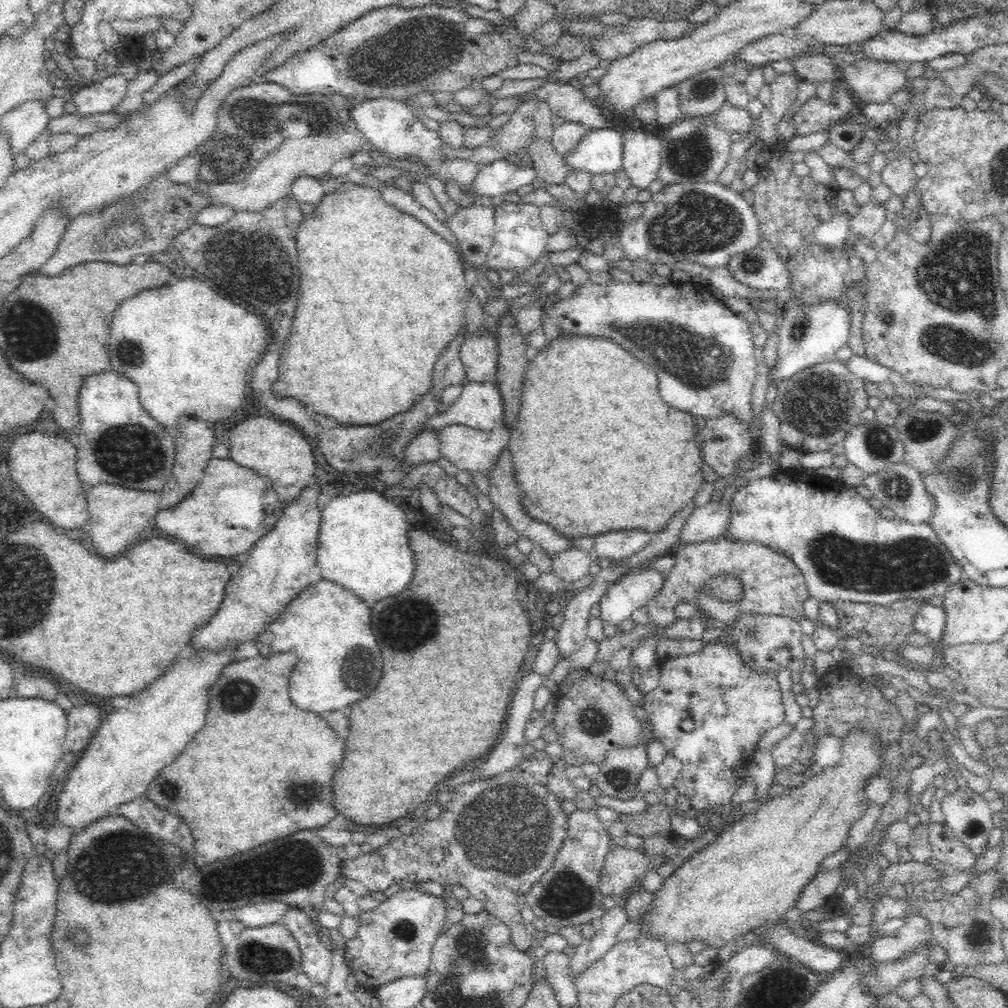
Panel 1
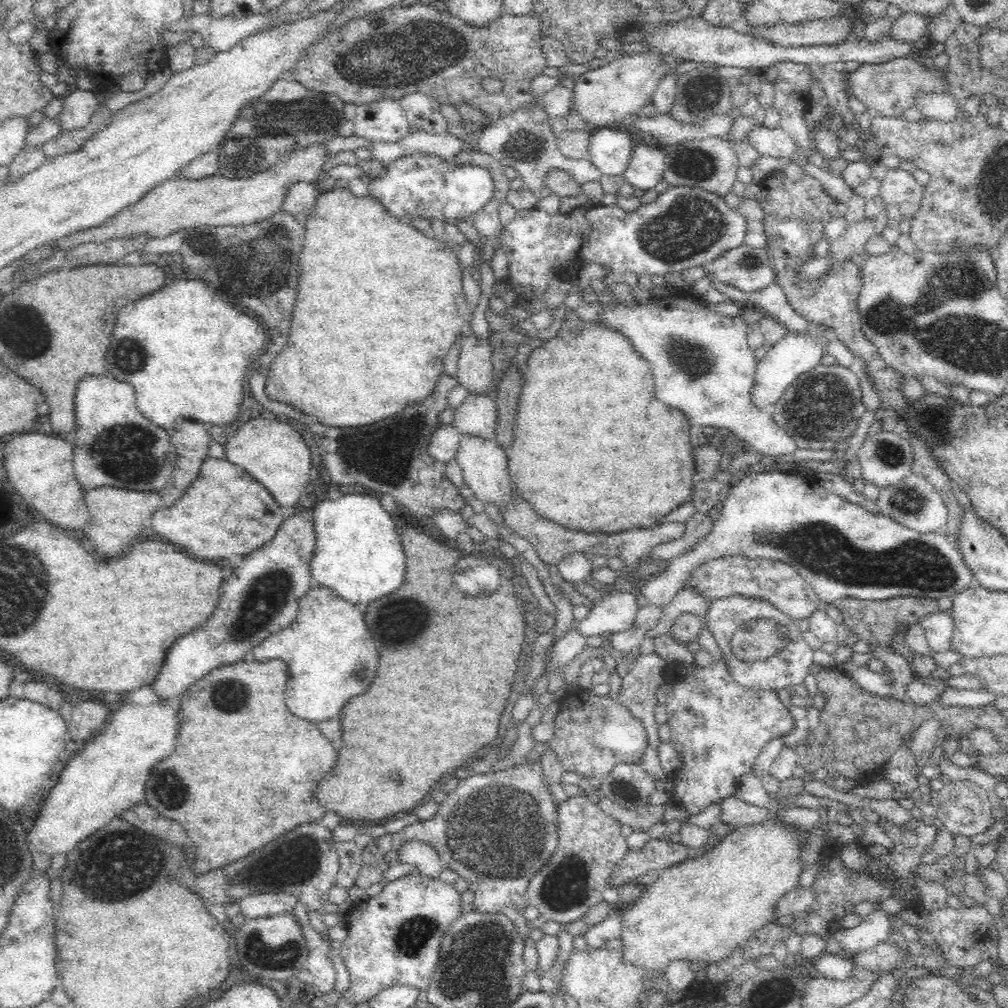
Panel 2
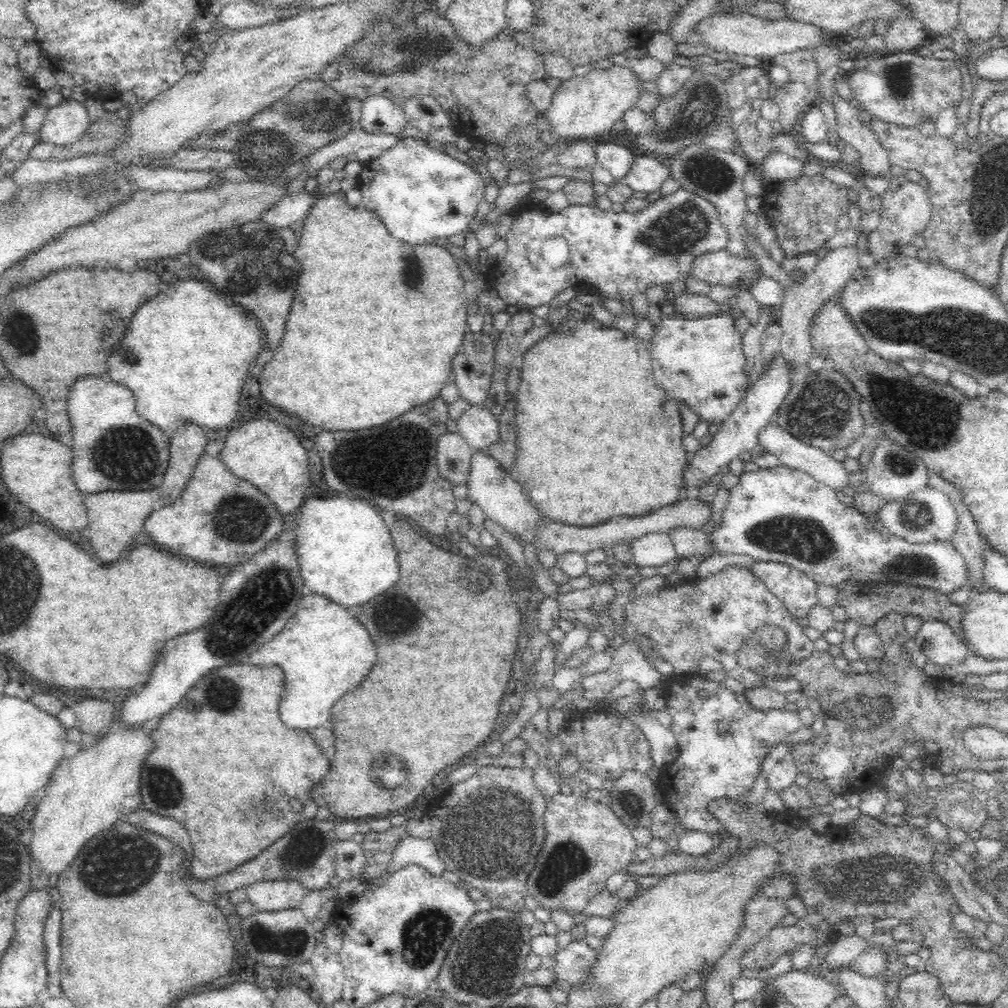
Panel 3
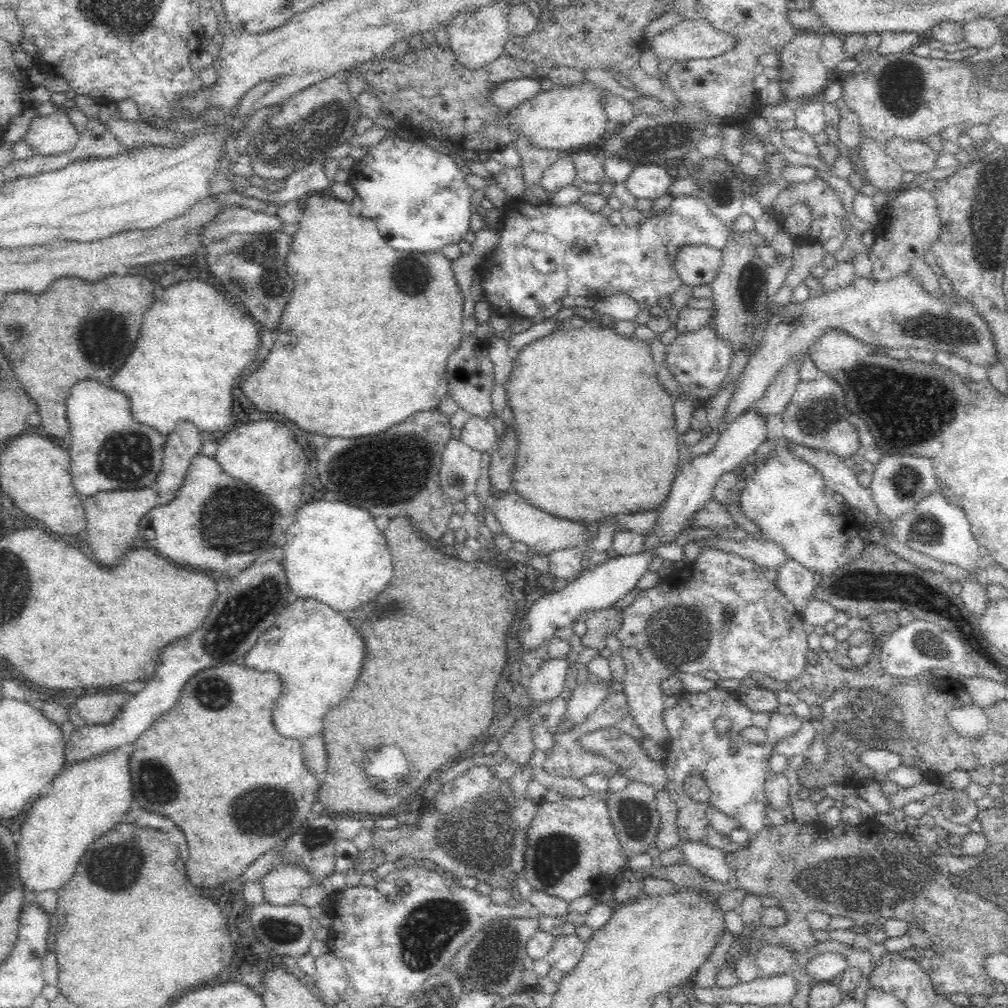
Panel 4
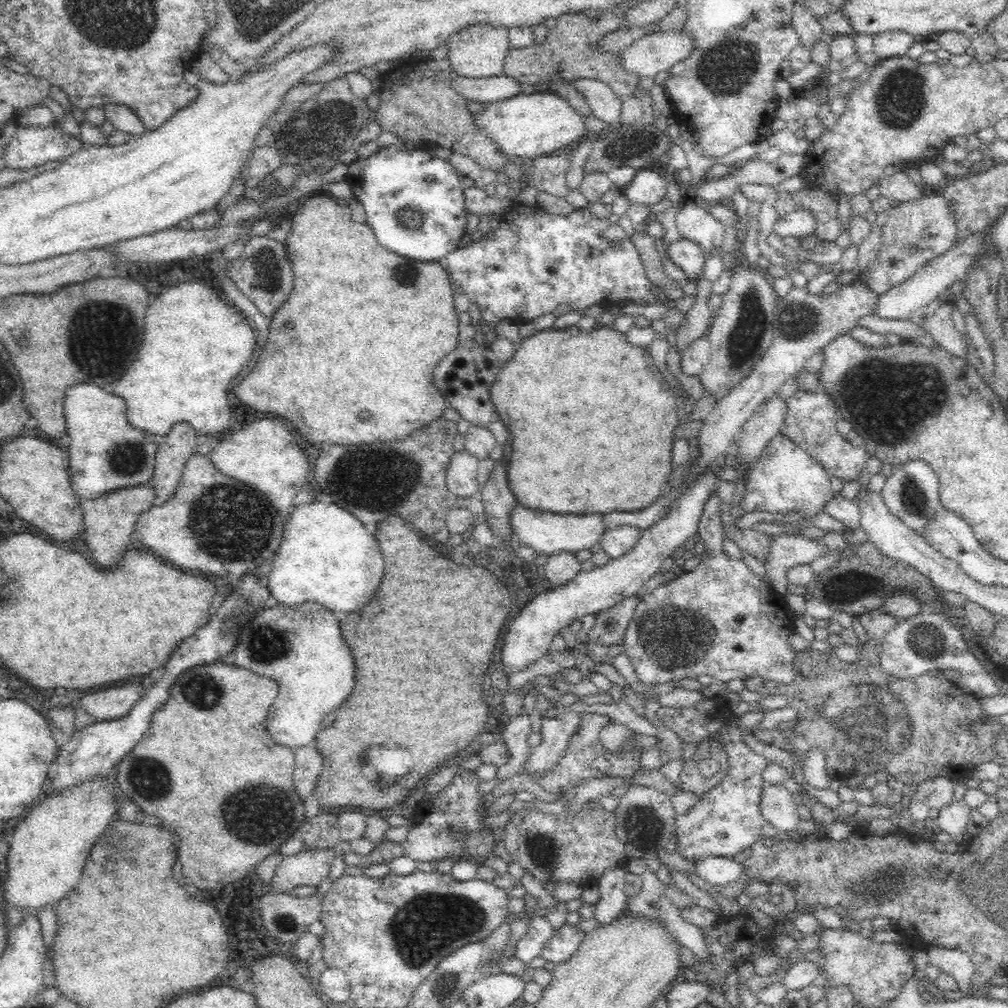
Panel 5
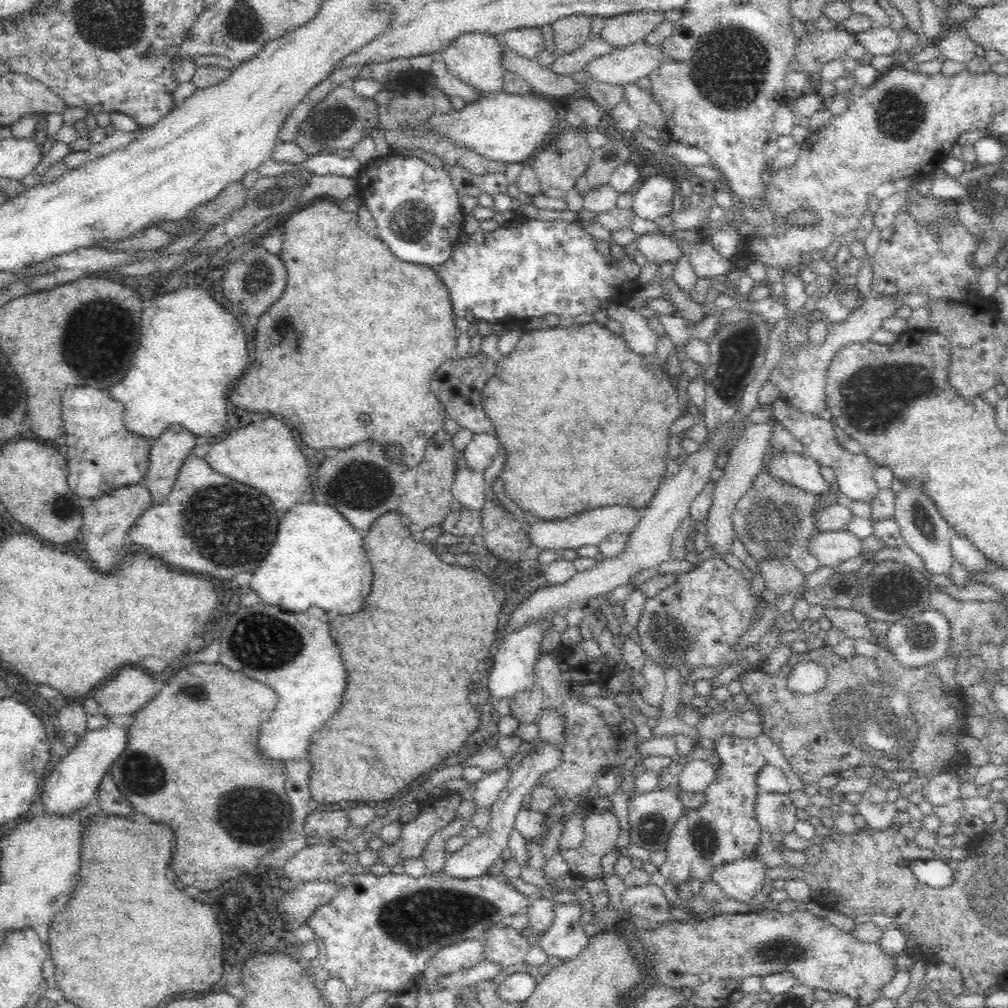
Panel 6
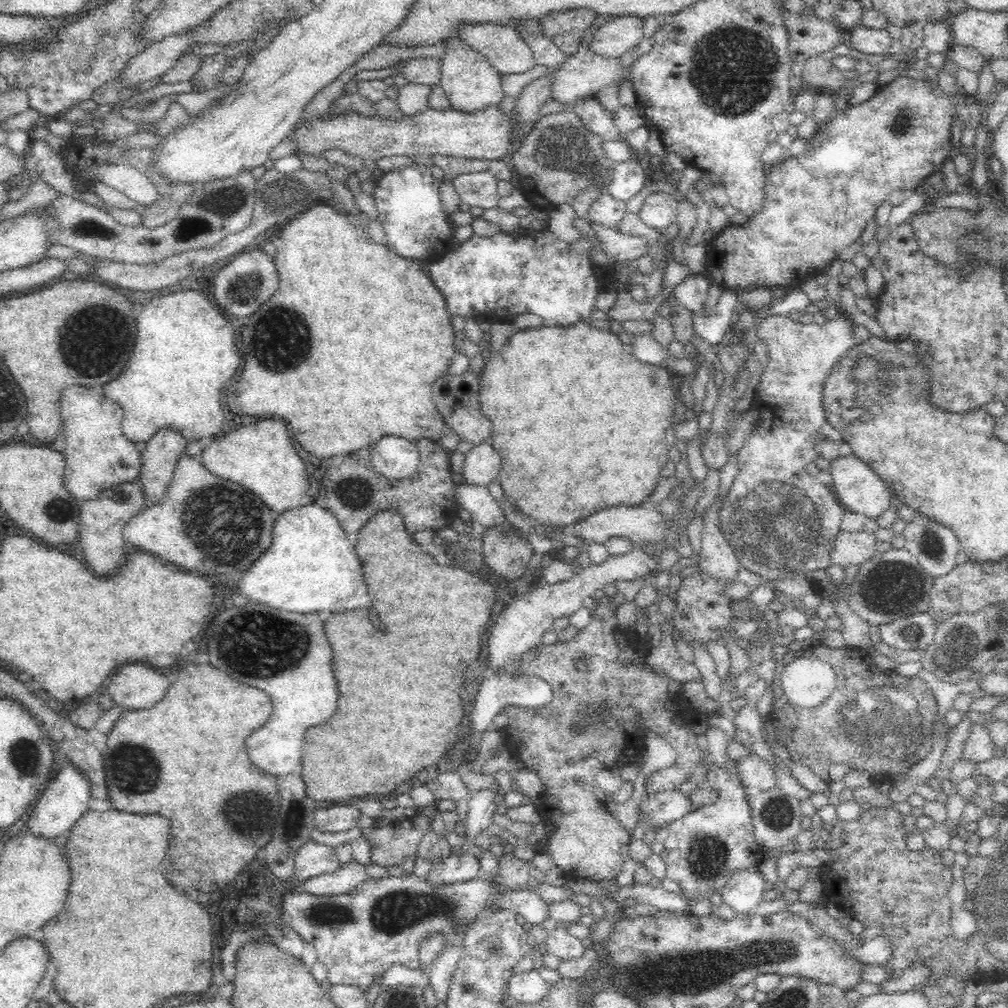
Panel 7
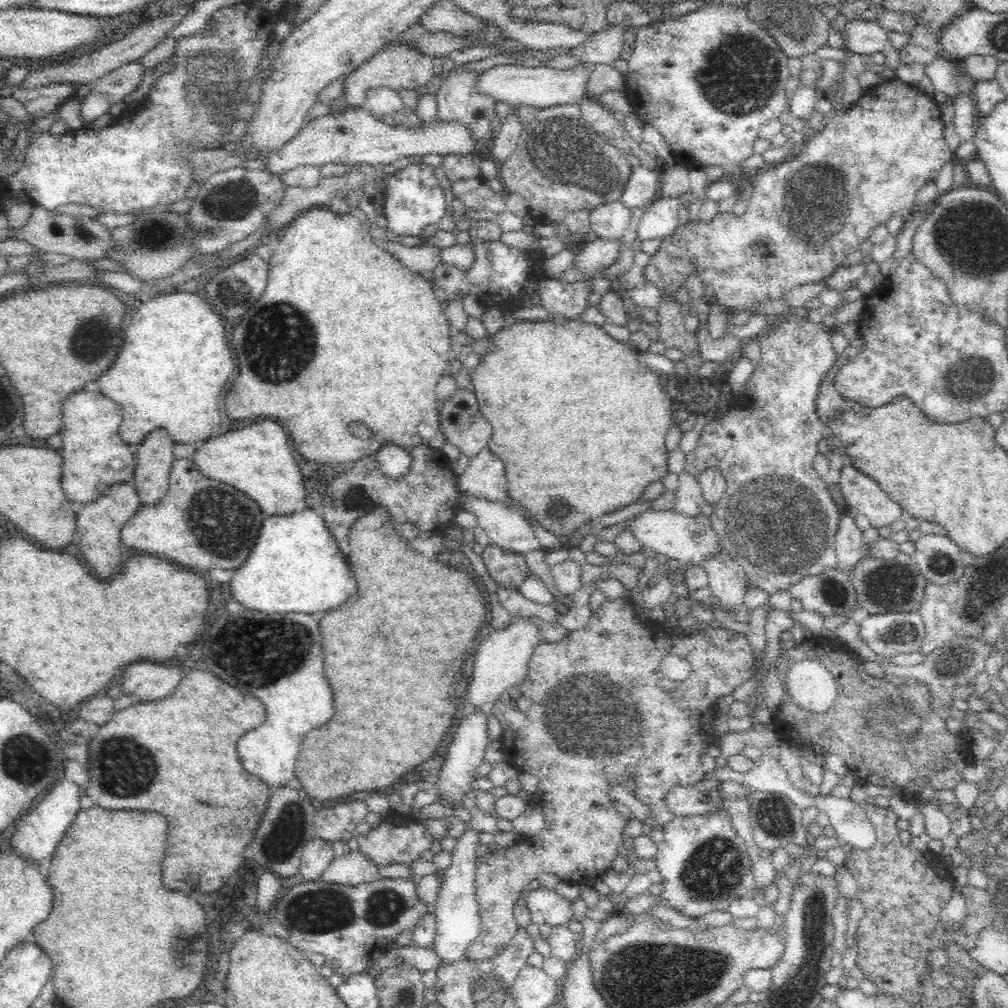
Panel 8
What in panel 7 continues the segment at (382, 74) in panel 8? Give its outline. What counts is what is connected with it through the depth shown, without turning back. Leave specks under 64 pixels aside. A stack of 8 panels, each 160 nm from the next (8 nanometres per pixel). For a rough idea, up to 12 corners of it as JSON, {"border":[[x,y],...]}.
{"border":[[440,57],[396,64],[407,82],[441,82]]}

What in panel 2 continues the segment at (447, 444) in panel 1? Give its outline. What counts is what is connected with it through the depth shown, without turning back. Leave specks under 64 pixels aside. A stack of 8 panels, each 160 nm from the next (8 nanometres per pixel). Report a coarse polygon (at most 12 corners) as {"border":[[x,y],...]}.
{"border":[[460,434],[454,460],[466,486],[498,507],[513,486],[494,437]]}

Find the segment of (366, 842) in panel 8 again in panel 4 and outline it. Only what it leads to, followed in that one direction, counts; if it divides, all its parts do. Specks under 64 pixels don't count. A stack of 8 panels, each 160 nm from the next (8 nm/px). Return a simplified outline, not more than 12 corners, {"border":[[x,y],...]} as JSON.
{"border":[[468,767],[353,870],[412,857],[494,890],[525,878],[540,804]]}

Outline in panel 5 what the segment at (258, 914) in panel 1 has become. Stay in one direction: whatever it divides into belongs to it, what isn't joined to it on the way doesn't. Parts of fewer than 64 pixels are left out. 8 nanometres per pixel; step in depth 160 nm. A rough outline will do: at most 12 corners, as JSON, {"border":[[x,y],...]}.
{"border":[[305,850],[278,864],[269,887],[290,894],[329,877],[335,852]]}

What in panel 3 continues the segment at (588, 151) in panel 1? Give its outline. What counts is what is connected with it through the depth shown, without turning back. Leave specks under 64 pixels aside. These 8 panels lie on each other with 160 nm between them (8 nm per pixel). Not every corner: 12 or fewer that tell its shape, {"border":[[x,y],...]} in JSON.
{"border":[[598,142],[595,160],[622,180],[636,152],[620,142]]}

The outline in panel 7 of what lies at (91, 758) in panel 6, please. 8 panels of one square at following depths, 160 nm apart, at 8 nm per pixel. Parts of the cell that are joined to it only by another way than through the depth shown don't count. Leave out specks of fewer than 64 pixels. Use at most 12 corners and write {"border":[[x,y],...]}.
{"border":[[65,762],[30,810],[36,835],[70,831],[89,809],[89,776]]}

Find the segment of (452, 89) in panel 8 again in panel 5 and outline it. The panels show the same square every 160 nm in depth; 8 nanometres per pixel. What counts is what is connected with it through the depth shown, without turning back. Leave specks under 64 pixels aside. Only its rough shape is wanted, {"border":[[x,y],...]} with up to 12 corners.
{"border":[[472,23],[446,42],[456,74],[503,73],[509,28]]}

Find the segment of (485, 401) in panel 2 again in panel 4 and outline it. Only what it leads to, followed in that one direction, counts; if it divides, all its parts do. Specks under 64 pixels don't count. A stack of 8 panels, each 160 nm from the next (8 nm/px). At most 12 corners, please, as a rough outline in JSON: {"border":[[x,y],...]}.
{"border":[[470,415],[460,439],[484,455],[500,439],[487,419]]}

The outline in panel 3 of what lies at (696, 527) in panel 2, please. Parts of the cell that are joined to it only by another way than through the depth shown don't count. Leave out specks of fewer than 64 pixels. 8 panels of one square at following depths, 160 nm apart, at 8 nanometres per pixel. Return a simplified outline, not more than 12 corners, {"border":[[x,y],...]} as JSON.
{"border":[[663,532],[634,539],[634,565],[661,567],[678,558]]}

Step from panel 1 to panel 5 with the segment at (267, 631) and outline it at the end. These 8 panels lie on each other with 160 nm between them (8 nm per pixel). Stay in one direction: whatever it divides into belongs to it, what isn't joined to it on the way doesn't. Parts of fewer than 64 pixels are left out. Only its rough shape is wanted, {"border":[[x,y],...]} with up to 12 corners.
{"border":[[262,610],[236,666],[276,678],[276,742],[302,746],[354,688],[340,619]]}

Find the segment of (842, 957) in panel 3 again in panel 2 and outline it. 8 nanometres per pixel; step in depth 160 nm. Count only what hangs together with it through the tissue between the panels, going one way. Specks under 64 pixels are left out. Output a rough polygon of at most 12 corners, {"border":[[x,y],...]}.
{"border":[[881,902],[854,928],[832,937],[843,953],[869,949],[890,935],[890,914]]}

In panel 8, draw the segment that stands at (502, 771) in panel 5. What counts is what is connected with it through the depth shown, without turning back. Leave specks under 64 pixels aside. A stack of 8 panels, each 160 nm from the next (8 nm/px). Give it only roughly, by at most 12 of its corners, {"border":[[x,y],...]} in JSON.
{"border":[[480,833],[455,838],[434,905],[437,968],[466,960],[479,935]]}

